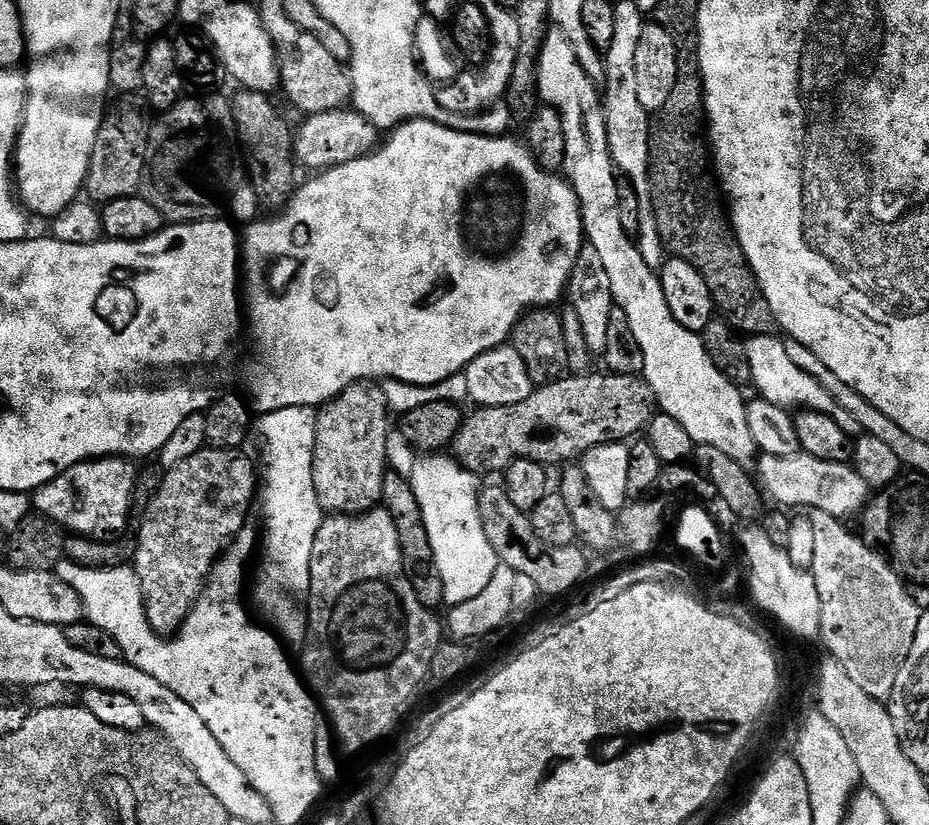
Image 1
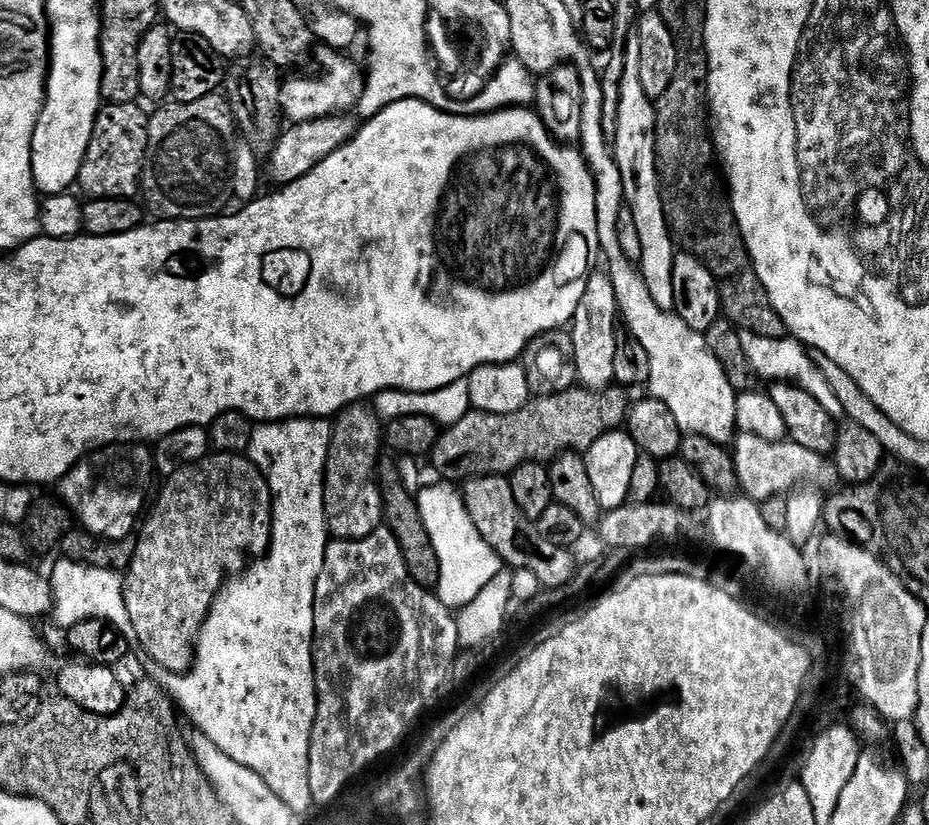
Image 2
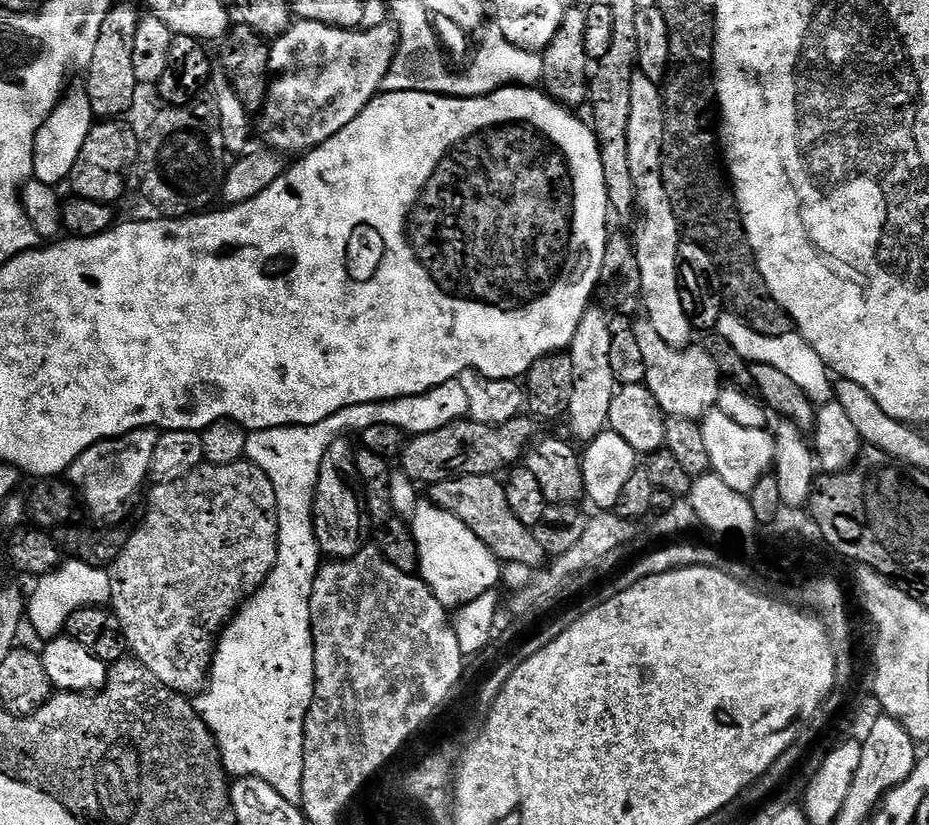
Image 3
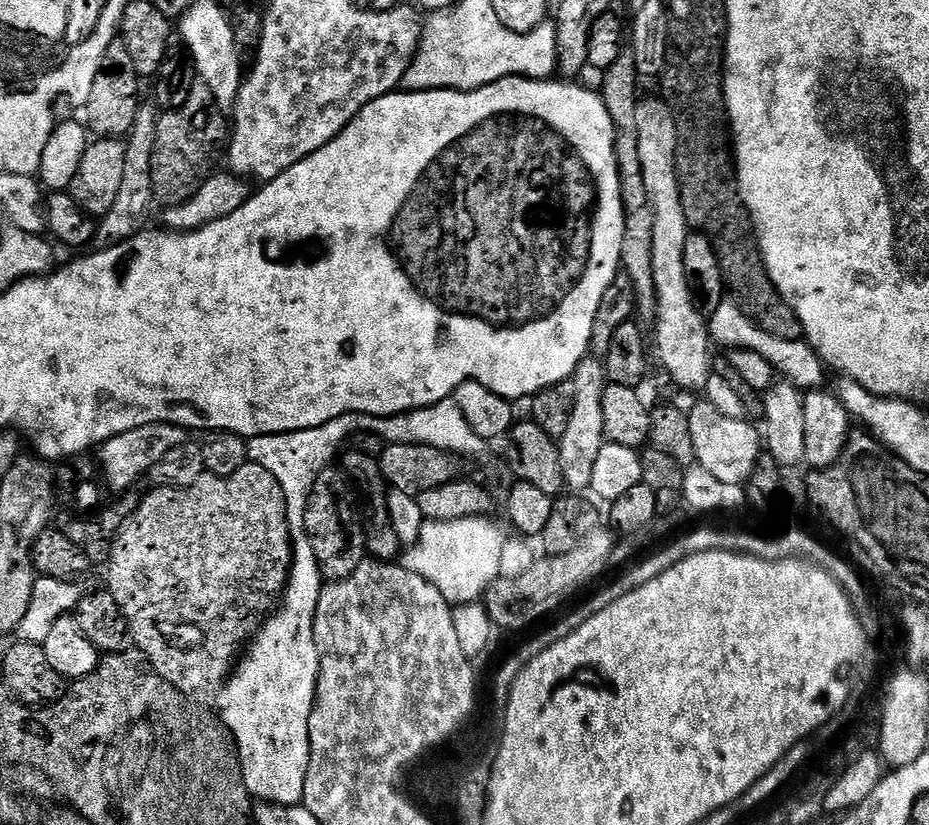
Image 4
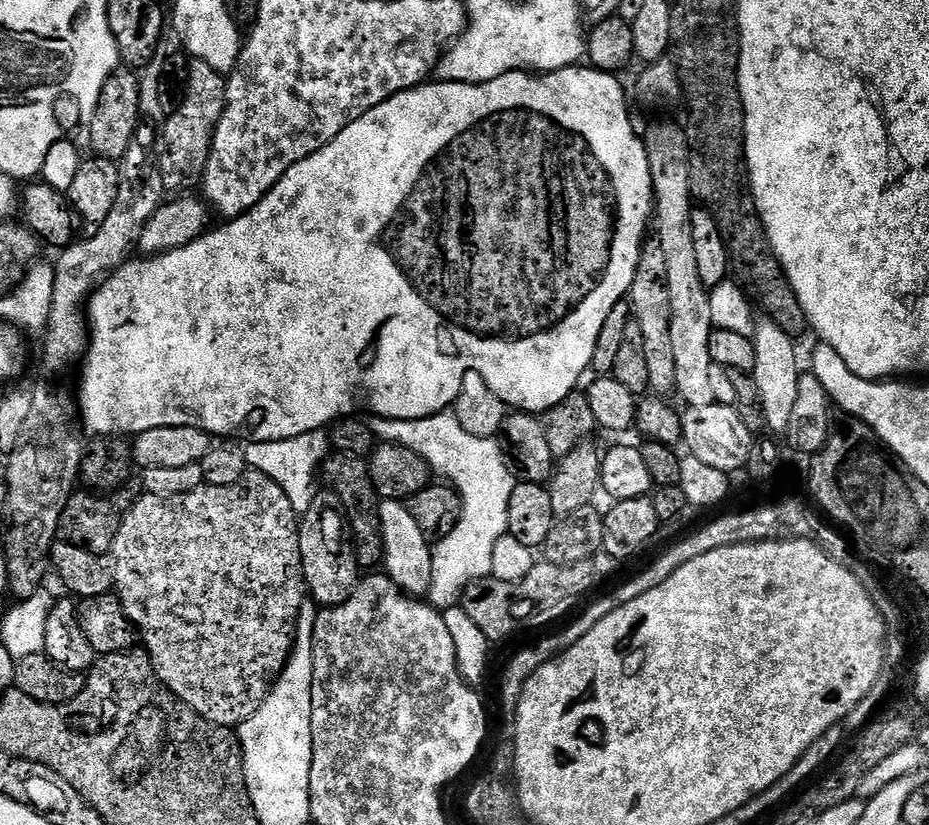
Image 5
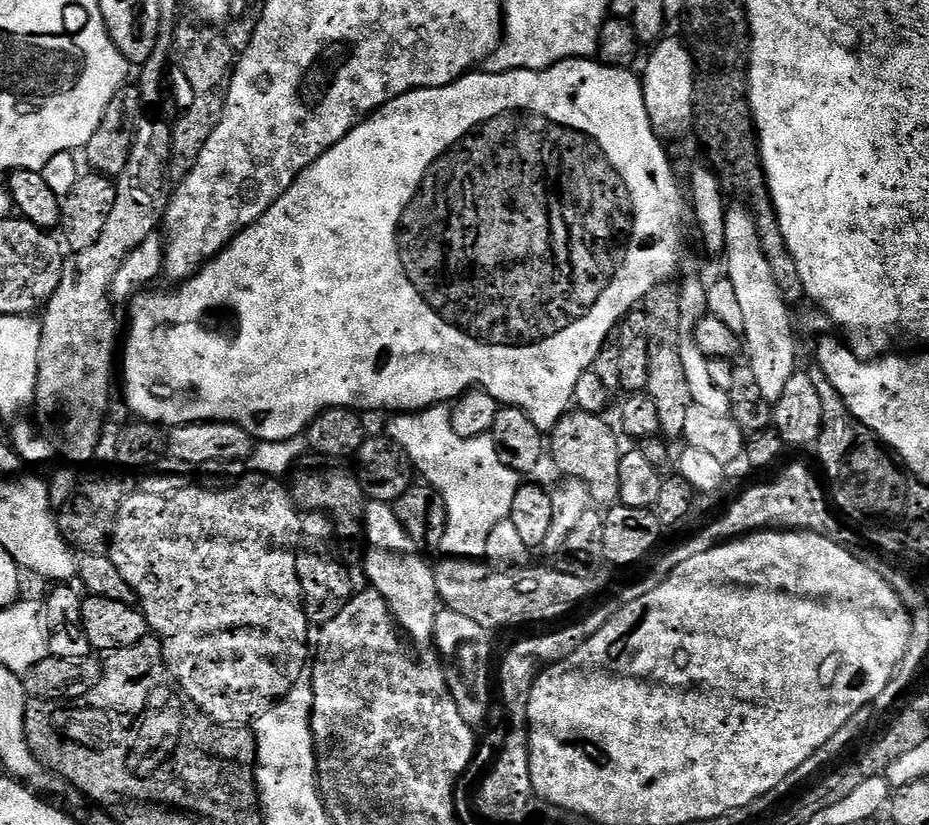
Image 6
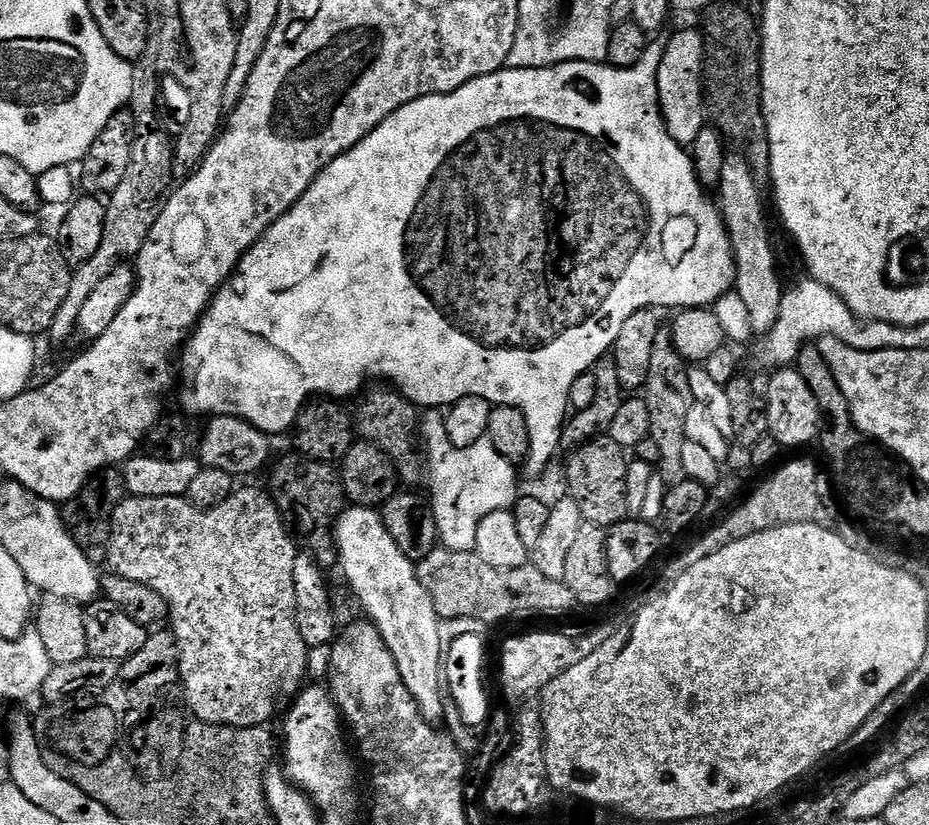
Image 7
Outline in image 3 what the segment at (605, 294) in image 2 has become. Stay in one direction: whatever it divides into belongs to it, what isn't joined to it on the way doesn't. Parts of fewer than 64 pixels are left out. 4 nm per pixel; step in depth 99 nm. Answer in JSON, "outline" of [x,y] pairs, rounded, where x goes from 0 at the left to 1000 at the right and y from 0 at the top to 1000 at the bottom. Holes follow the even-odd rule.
{"outline":[[[635,371],[631,381],[626,381],[626,390],[622,390],[622,400],[618,400],[614,423],[618,439],[618,479],[614,482],[609,513],[628,536],[644,531],[654,519],[657,487],[661,487],[665,469],[661,447],[657,445],[657,383],[642,372]]]}

